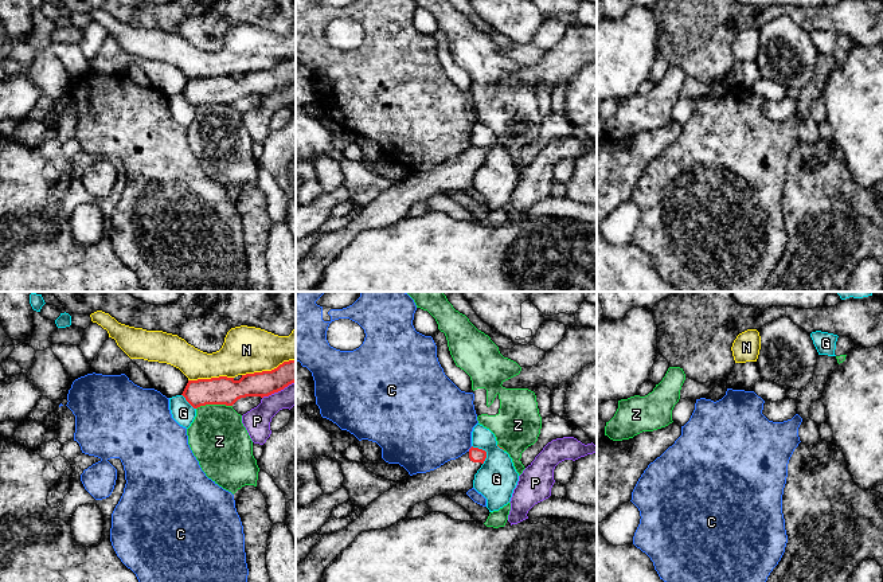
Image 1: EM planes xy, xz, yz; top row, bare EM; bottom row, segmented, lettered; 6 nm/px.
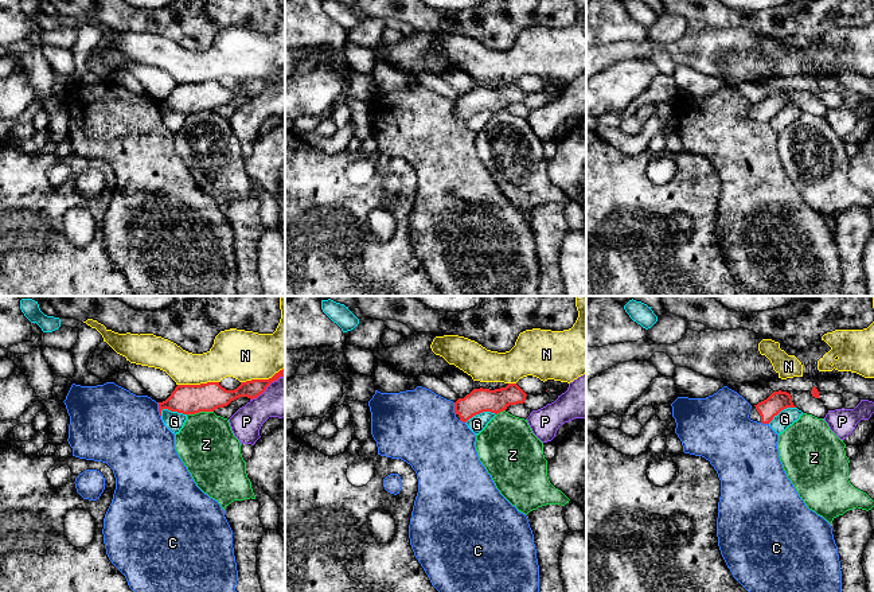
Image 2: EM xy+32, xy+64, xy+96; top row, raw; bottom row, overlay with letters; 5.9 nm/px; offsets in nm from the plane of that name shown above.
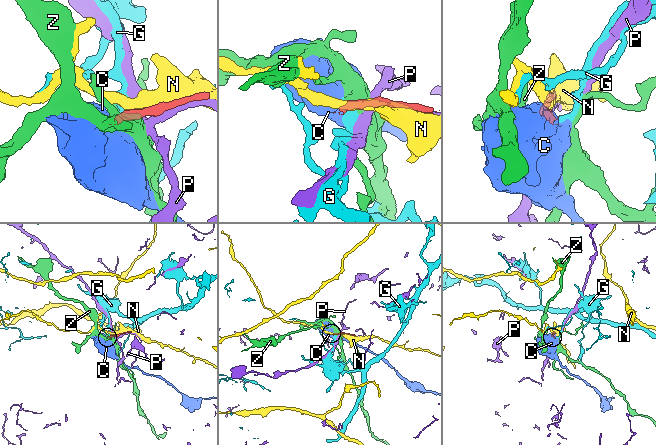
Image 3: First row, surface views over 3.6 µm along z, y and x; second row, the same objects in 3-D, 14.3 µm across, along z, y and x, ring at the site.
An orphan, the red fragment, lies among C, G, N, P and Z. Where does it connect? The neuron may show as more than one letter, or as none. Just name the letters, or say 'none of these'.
none of these

